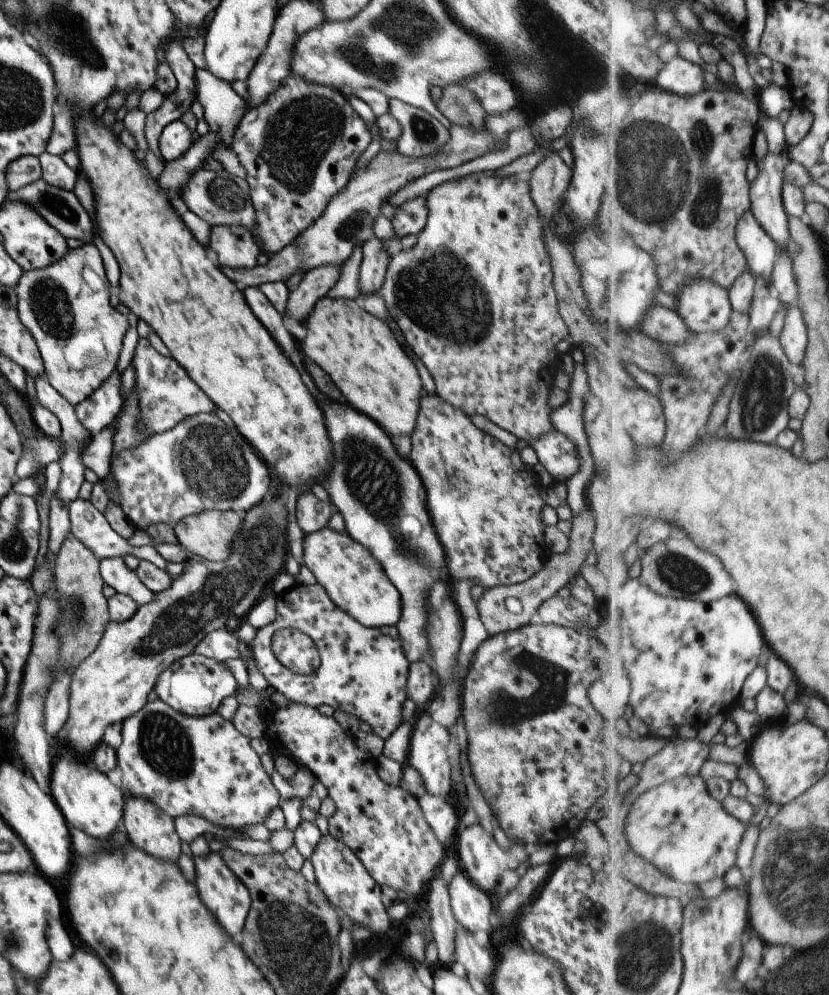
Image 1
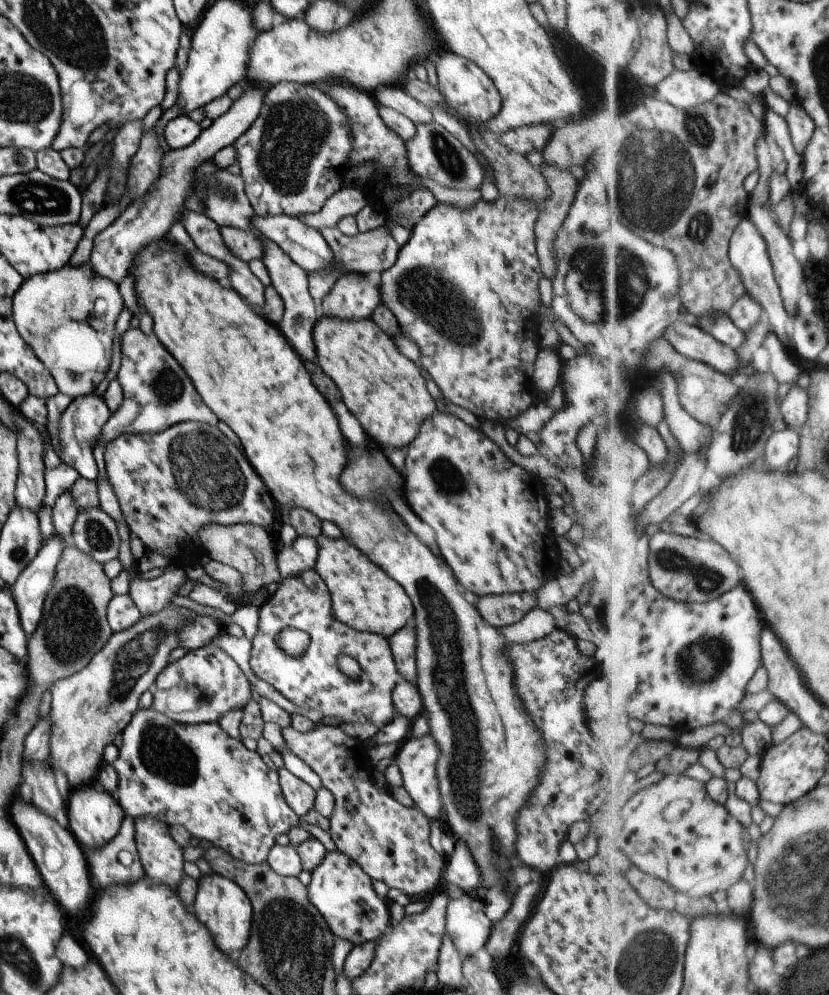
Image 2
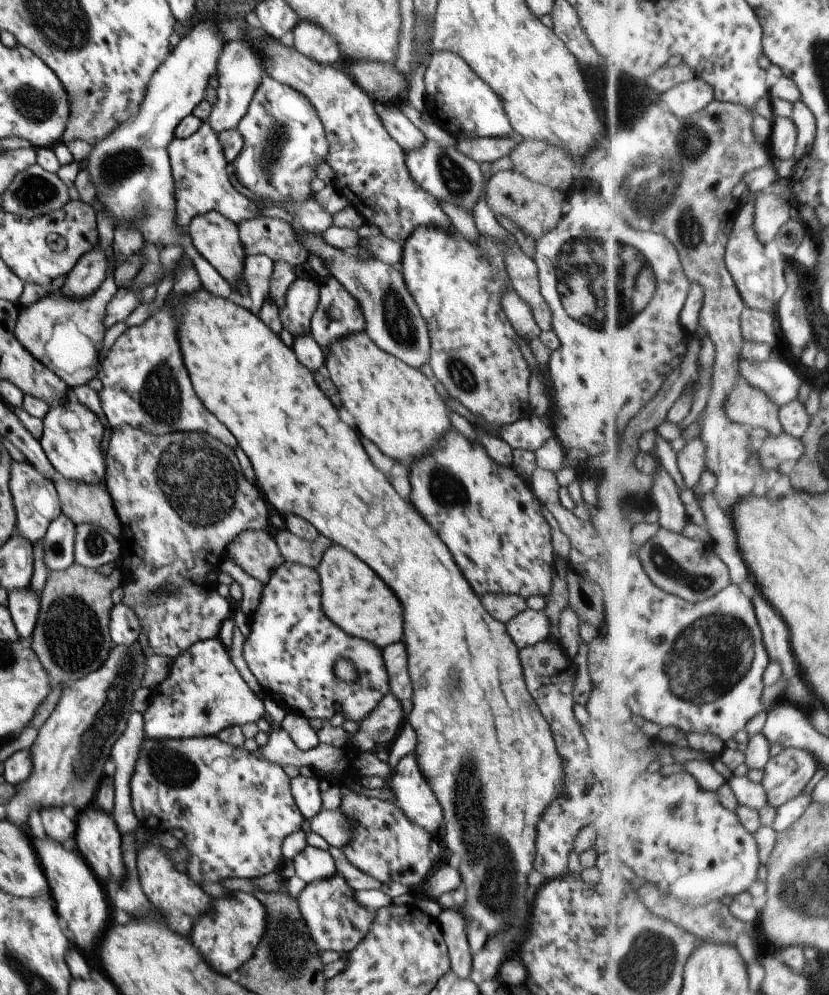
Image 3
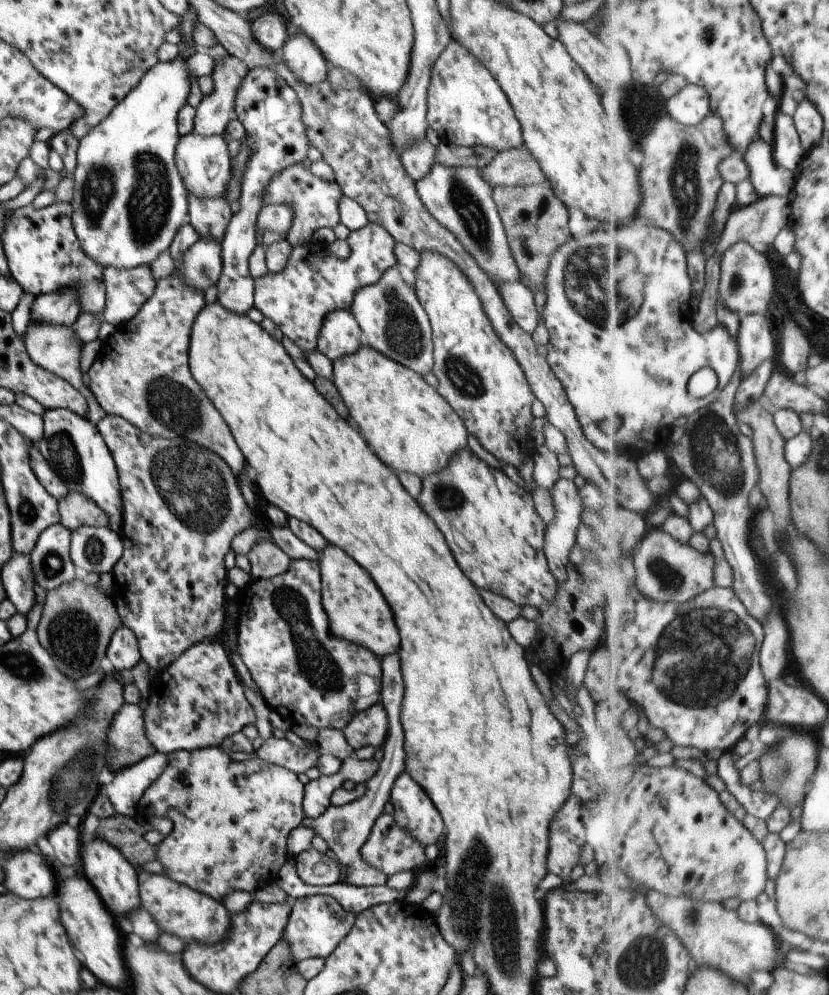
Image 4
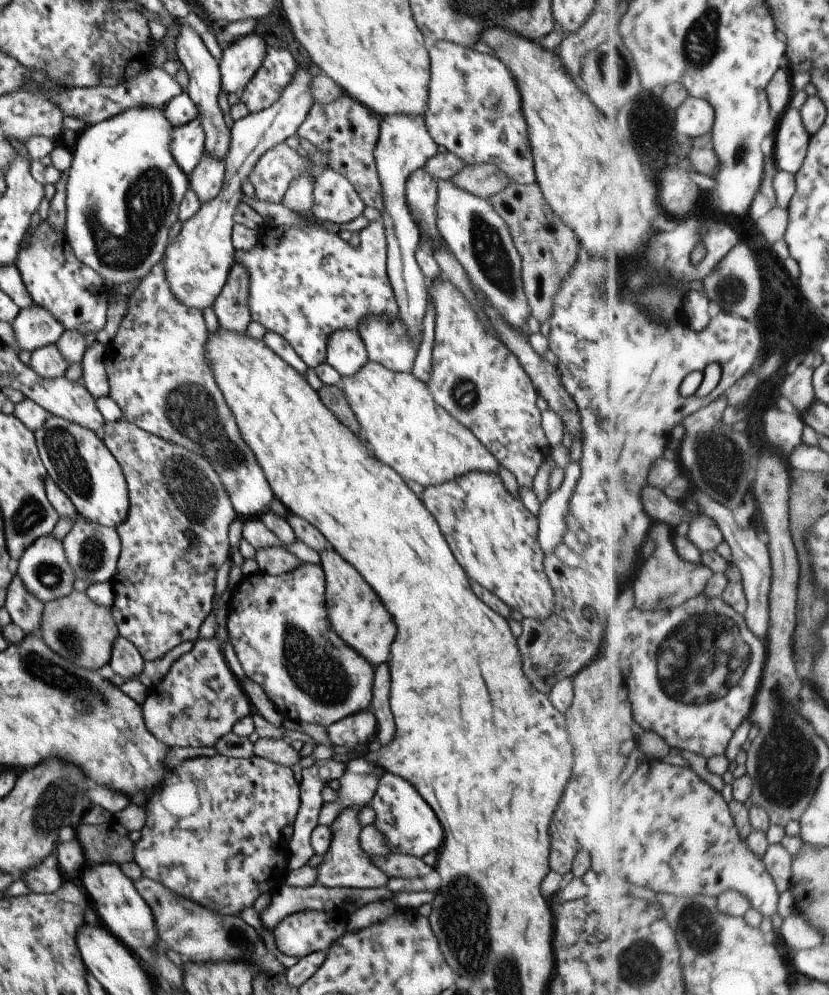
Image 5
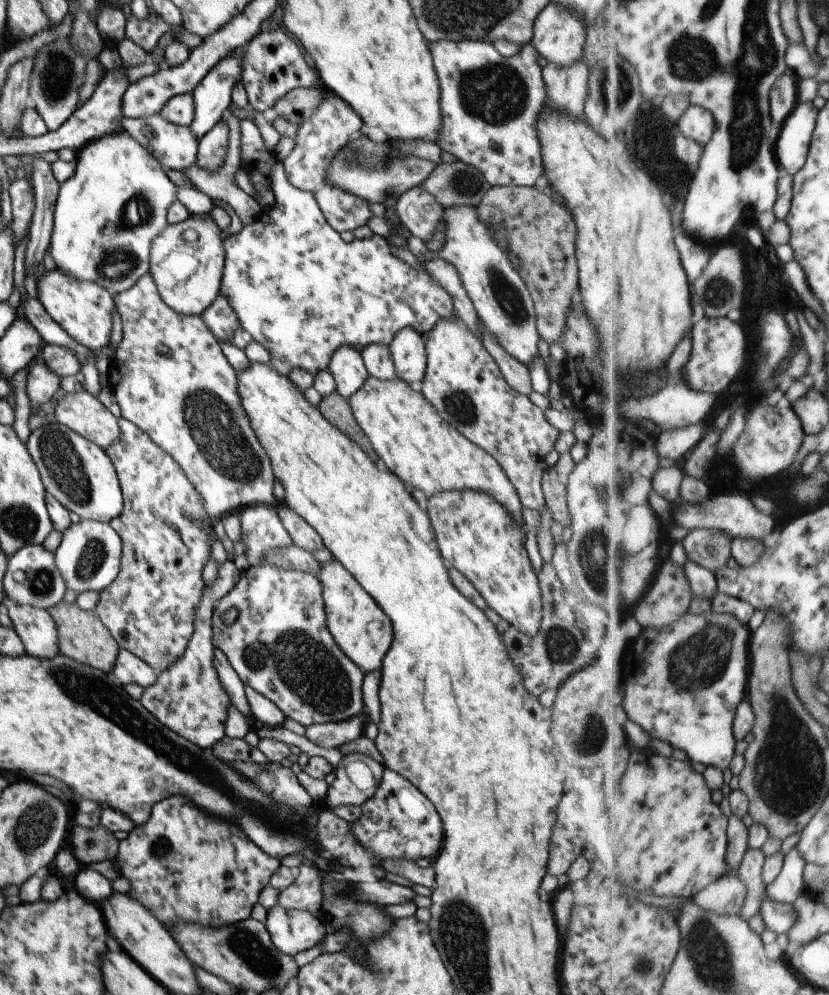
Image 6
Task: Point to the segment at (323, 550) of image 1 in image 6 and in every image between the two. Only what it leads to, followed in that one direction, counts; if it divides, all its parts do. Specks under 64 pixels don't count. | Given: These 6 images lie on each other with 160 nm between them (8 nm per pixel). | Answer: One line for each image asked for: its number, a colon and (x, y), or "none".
2: (361, 596)
3: (352, 597)
4: (356, 611)
5: (355, 614)
6: (357, 625)

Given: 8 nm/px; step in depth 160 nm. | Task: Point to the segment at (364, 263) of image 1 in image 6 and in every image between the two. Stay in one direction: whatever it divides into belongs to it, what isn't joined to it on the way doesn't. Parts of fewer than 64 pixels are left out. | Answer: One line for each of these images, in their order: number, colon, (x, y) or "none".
2: (353, 296)
3: (337, 313)
4: (339, 334)
5: (345, 352)
6: (346, 366)

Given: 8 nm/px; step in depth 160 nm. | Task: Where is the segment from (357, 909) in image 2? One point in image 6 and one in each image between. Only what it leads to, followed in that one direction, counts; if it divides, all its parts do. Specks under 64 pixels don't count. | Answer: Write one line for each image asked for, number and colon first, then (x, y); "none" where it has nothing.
3: (335, 920)
4: (315, 925)
5: (304, 932)
6: (291, 931)

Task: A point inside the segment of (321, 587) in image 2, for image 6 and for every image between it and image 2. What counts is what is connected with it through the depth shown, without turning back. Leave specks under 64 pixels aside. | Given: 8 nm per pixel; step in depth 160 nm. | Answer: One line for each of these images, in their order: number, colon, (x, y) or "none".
3: (291, 648)
4: (305, 674)
5: (277, 624)
6: (278, 644)

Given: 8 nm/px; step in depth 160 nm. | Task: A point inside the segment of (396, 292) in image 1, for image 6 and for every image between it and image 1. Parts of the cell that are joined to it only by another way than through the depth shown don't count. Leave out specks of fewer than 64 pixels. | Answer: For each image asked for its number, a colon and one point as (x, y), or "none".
2: (463, 286)
3: (474, 353)
4: (478, 376)
5: (479, 382)
6: (463, 383)

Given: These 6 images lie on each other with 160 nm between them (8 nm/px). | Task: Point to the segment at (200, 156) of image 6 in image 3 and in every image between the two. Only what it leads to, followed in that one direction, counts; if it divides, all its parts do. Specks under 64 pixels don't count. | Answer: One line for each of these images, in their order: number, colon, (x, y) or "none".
3: (214, 240)
4: (208, 217)
5: (206, 179)

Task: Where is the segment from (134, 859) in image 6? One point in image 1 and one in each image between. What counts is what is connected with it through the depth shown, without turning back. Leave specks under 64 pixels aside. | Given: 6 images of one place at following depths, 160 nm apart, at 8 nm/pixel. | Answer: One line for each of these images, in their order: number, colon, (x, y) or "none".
1: (202, 766)
2: (196, 776)
3: (234, 809)
4: (230, 820)
5: (212, 834)

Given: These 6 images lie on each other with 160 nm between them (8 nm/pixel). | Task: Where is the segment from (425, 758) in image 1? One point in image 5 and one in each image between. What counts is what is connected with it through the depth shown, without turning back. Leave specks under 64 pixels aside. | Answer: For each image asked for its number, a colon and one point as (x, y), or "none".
2: (415, 759)
3: (413, 795)
4: (412, 810)
5: (408, 825)

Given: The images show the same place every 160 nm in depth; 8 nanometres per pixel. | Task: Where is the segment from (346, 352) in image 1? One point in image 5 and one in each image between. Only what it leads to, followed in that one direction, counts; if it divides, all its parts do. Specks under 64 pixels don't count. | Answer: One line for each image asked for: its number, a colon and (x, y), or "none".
2: (383, 389)
3: (394, 405)
4: (404, 420)
5: (407, 429)

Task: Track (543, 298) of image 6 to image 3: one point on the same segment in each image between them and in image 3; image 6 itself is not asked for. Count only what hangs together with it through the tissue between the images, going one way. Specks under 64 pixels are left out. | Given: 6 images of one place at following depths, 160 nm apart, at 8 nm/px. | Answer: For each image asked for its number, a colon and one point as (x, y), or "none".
3: (535, 208)
4: (534, 220)
5: (547, 247)

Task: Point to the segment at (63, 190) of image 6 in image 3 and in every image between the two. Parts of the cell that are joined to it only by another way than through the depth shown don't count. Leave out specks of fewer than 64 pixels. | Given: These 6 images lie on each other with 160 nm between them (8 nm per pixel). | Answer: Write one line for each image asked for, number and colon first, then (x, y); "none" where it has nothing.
3: (129, 169)
4: (128, 202)
5: (123, 190)

